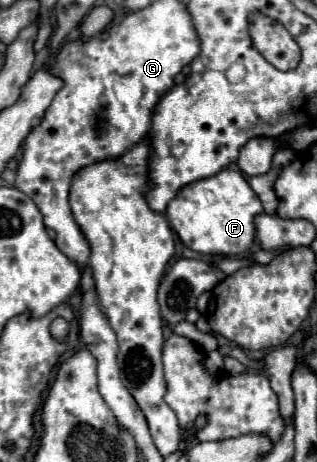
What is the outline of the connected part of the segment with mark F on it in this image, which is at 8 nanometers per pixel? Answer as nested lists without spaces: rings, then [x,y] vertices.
[[[221,170],[219,174],[205,178],[205,180],[197,180],[191,182],[187,186],[183,186],[177,196],[169,202],[167,206],[167,220],[171,222],[171,226],[175,228],[175,232],[179,234],[181,242],[185,246],[189,246],[191,250],[199,252],[199,254],[219,254],[219,256],[235,256],[235,254],[243,254],[247,252],[253,242],[255,242],[255,216],[263,212],[263,206],[257,198],[257,194],[251,190],[247,178],[237,172],[237,170]]]

